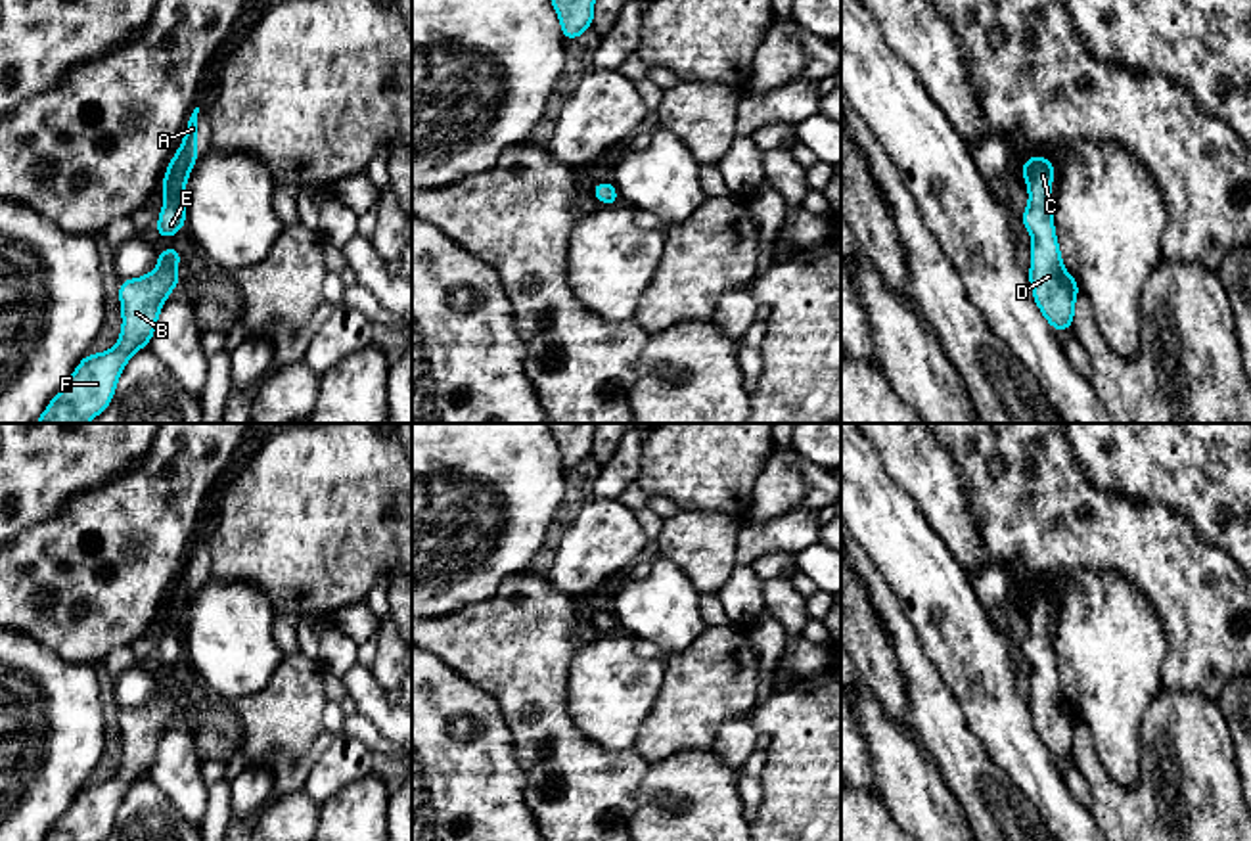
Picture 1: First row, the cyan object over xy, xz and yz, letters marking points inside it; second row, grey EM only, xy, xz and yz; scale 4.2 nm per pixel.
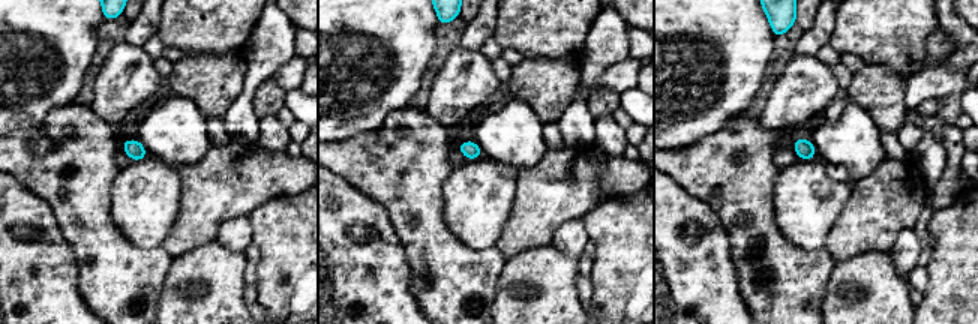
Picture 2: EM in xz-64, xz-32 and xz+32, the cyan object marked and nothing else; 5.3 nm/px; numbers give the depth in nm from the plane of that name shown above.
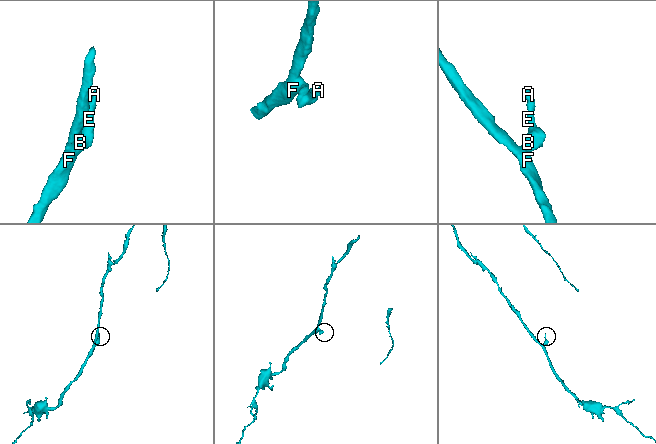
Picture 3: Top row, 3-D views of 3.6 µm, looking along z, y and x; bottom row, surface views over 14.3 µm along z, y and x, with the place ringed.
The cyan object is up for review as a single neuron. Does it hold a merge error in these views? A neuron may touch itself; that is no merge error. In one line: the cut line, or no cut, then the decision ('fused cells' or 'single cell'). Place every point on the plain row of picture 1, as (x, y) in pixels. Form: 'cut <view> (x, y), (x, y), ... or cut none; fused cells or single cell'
cut none; single cell

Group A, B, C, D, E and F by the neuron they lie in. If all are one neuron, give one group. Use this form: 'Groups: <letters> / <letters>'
Groups: A B C D E F

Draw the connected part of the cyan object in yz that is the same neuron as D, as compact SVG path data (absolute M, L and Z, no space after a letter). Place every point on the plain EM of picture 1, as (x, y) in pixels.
M1042 584L1029 586L1019 600L1029 619L1029 634L1019 646L1033 665L1029 713L1038 739L1059 762L1071 759L1075 728L1080 716L1063 697L1059 672L1056 669L1050 613L1058 602L1050 588Z

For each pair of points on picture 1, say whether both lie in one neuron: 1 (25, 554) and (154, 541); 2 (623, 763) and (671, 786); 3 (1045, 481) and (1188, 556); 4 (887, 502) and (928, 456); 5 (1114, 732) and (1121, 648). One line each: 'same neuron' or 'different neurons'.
1: same neuron
2: different neurons
3: same neuron
4: different neurons
5: same neuron

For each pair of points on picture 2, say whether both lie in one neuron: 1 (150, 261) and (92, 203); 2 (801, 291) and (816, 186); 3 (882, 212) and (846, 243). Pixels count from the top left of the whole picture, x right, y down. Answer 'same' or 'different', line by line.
1: same
2: different
3: same

